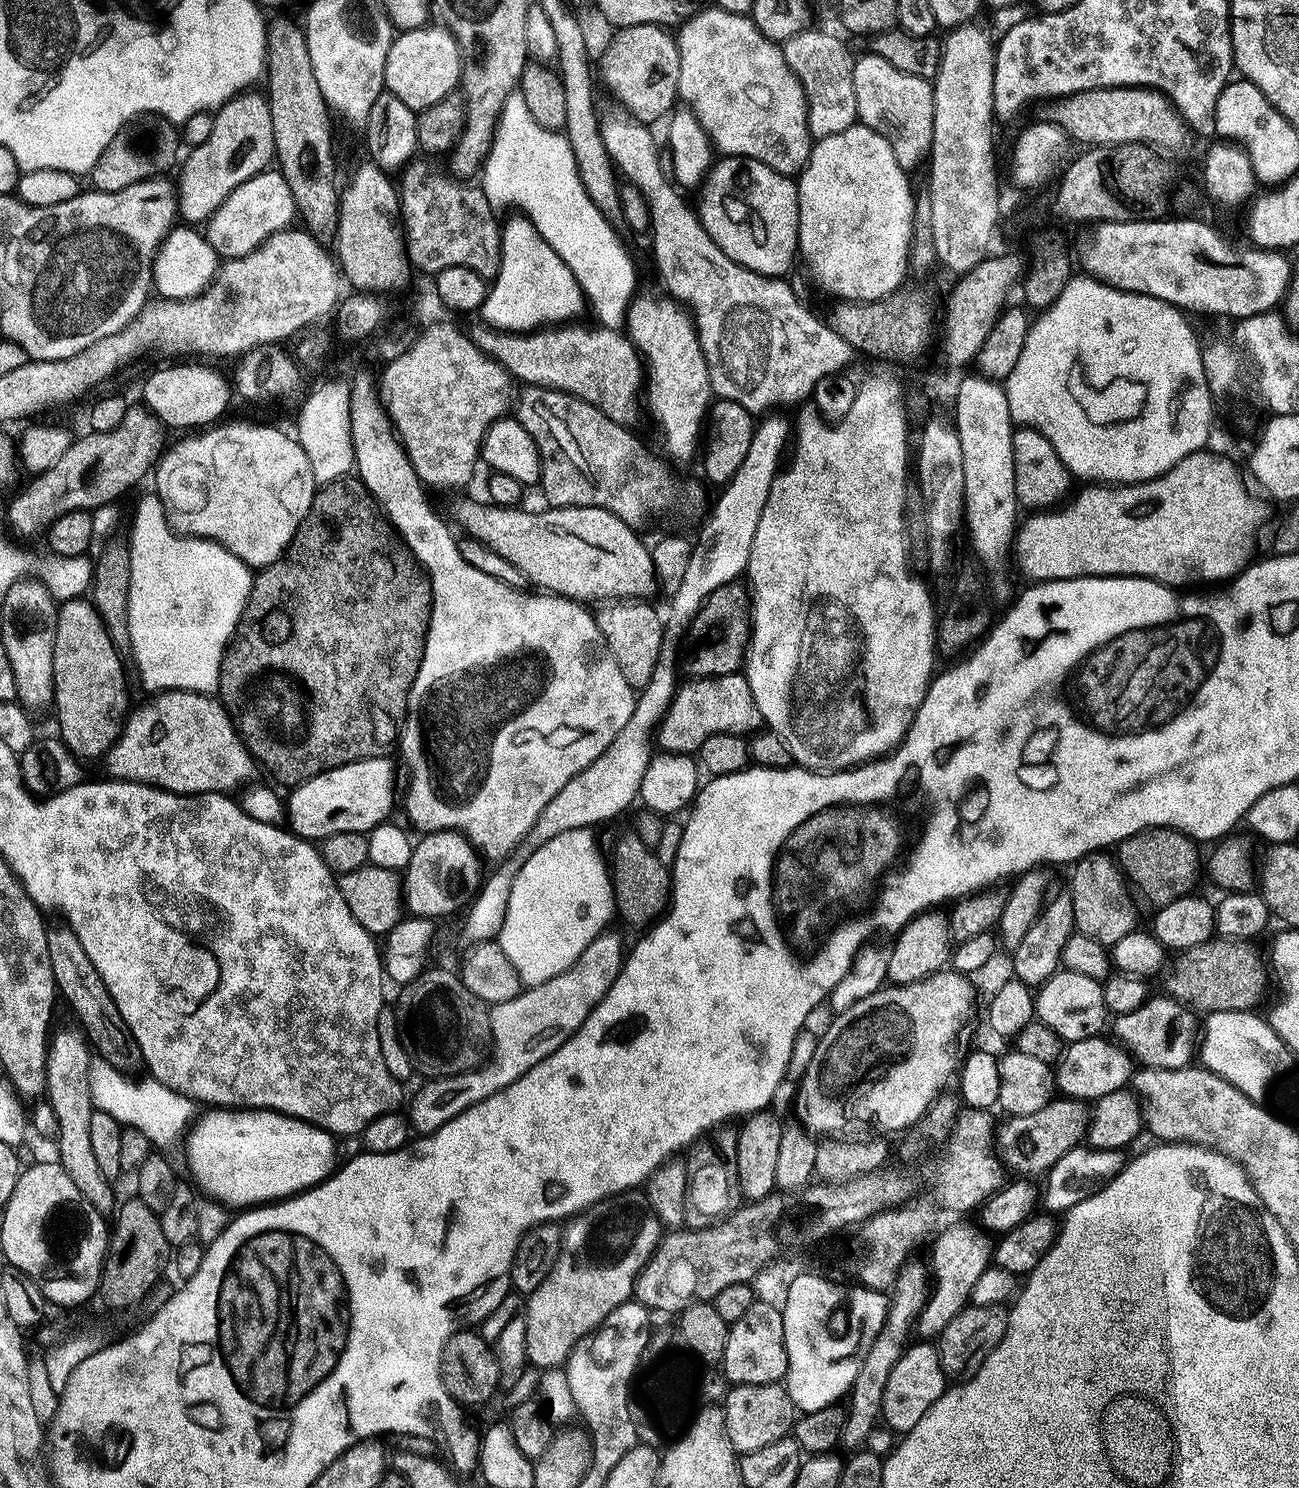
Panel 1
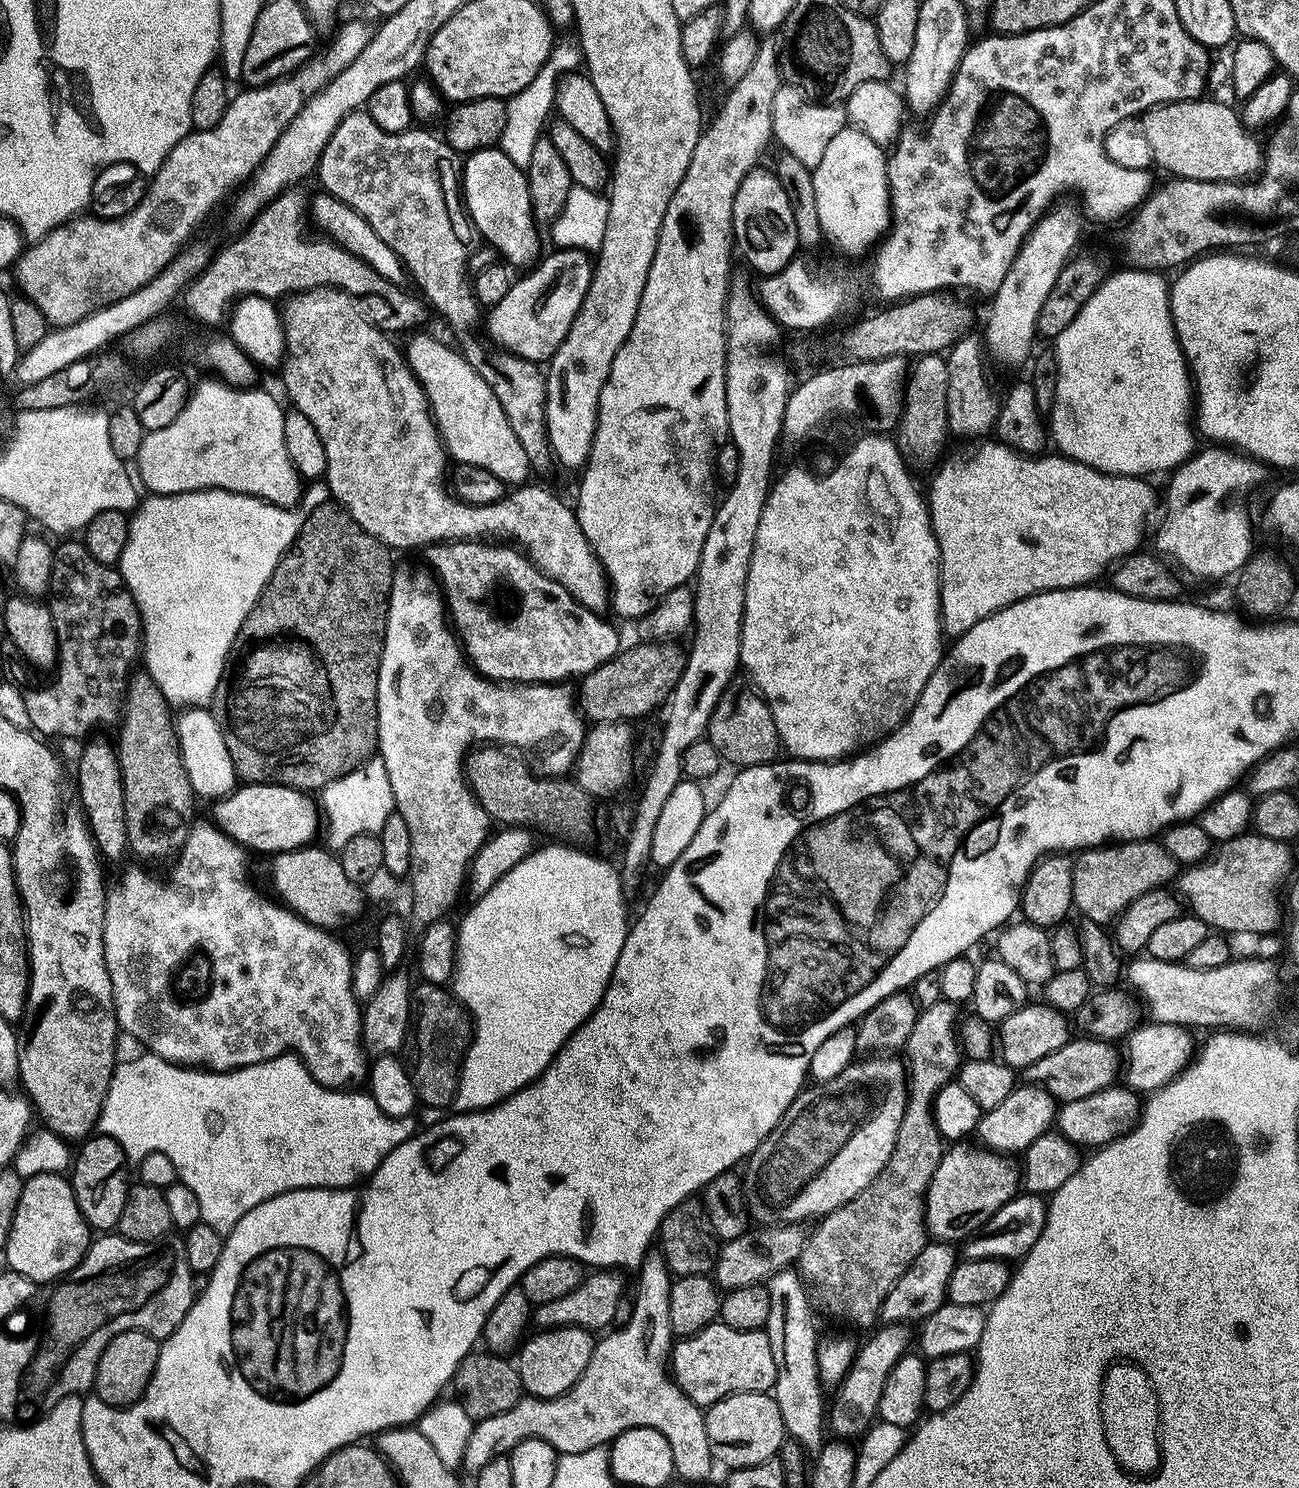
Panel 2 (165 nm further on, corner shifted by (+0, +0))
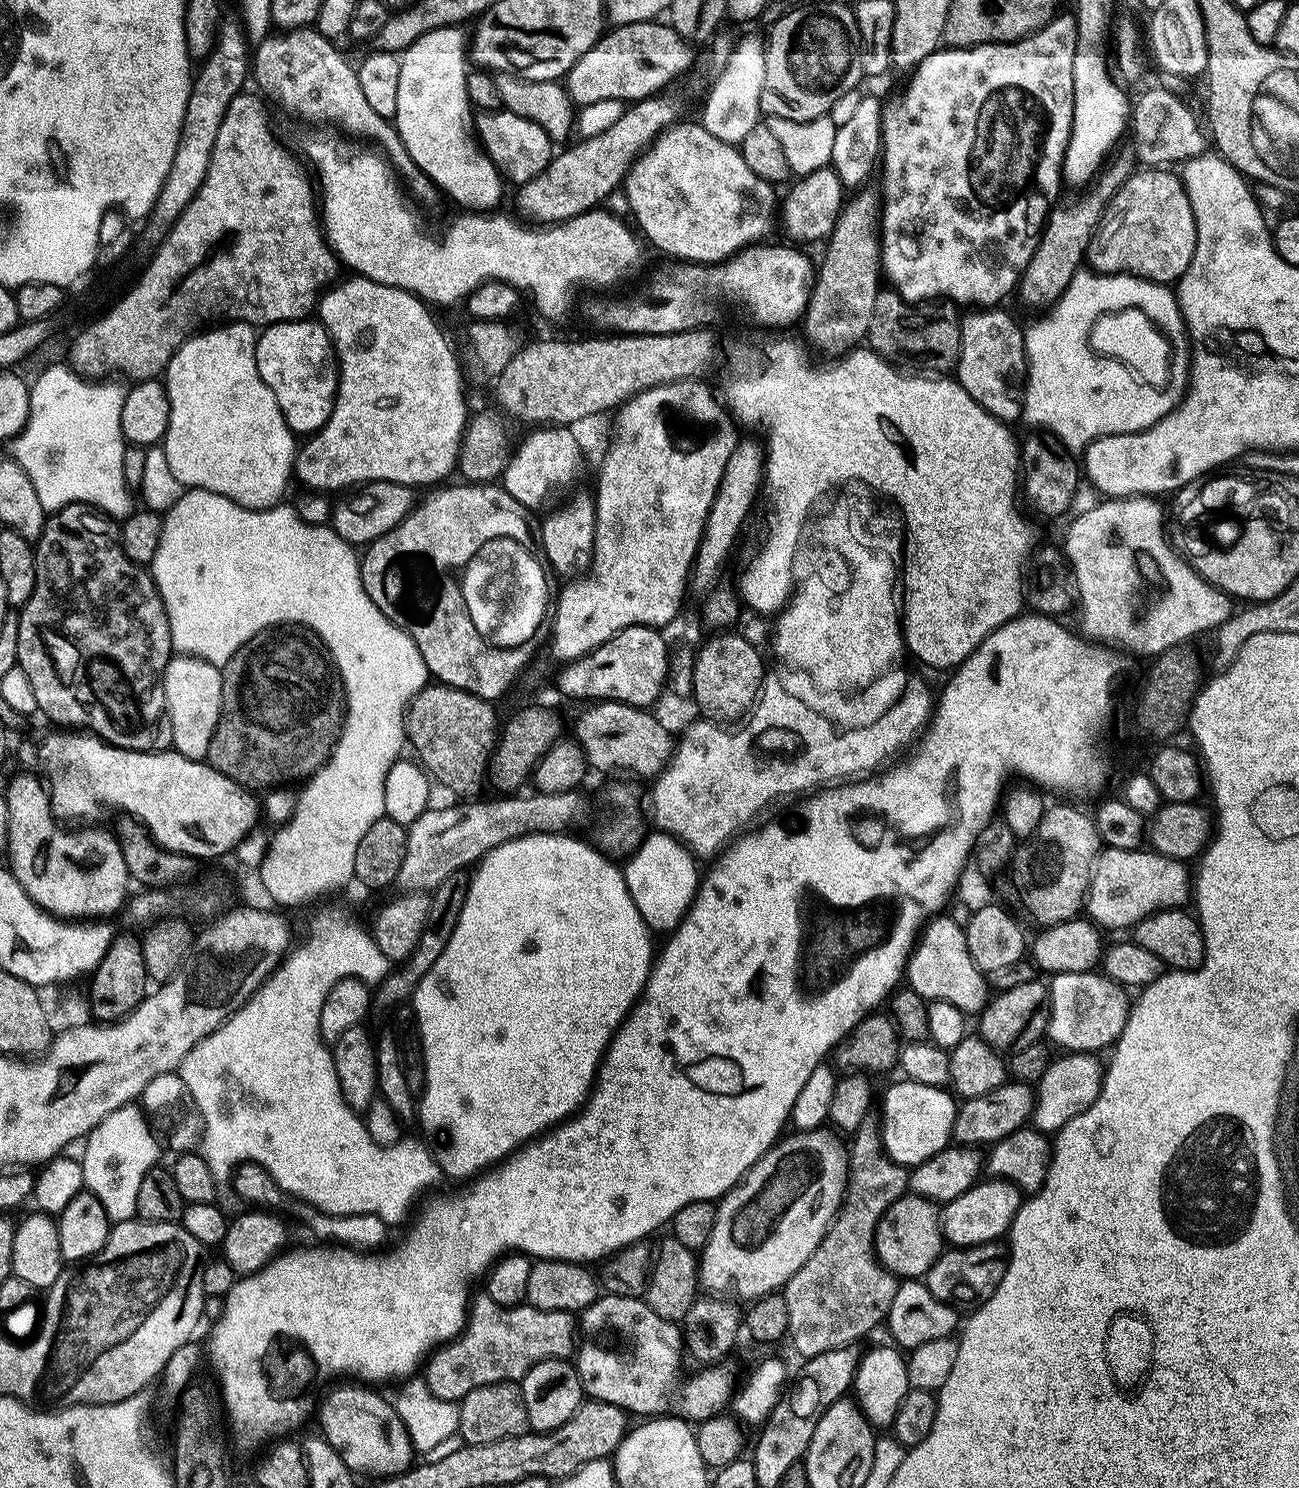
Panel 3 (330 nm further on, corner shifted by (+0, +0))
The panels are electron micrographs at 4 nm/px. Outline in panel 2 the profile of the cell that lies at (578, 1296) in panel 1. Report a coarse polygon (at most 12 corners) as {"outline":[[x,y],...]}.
{"outline":[[544,1330],[519,1353],[529,1397],[551,1400],[580,1381],[594,1340]]}

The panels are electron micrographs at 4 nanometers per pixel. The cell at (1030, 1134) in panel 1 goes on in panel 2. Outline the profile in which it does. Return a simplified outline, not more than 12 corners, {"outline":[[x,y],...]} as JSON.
{"outline":[[956,1142],[928,1187],[926,1232],[967,1241],[1018,1194],[1015,1159]]}

